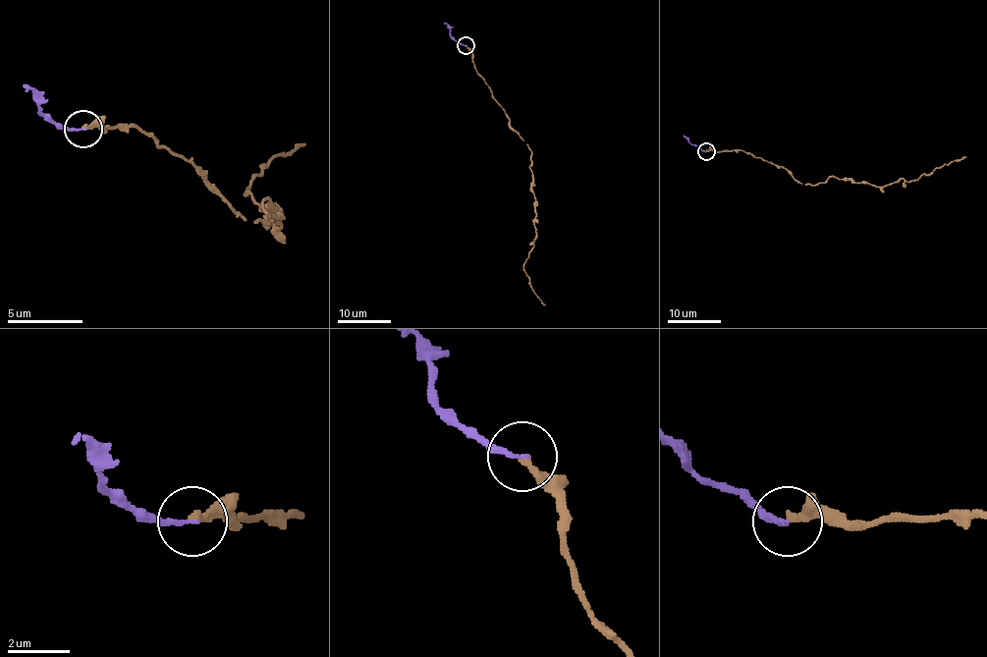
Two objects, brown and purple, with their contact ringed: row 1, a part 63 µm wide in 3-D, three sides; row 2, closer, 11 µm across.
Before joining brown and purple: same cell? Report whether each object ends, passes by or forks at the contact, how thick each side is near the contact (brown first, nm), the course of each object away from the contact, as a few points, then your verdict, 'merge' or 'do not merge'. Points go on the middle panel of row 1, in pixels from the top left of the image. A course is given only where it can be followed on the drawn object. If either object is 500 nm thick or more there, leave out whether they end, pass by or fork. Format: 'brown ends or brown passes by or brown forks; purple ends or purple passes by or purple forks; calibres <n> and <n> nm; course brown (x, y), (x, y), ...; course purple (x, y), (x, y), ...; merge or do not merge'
brown ends; purple ends; calibres 260 and 150 nm; course brown (466, 45), (471, 52), (473, 68), (531, 151), (535, 231), (532, 249), (523, 268), (534, 294), (545, 304); course purple (466, 45), (457, 41), (444, 23); merge

